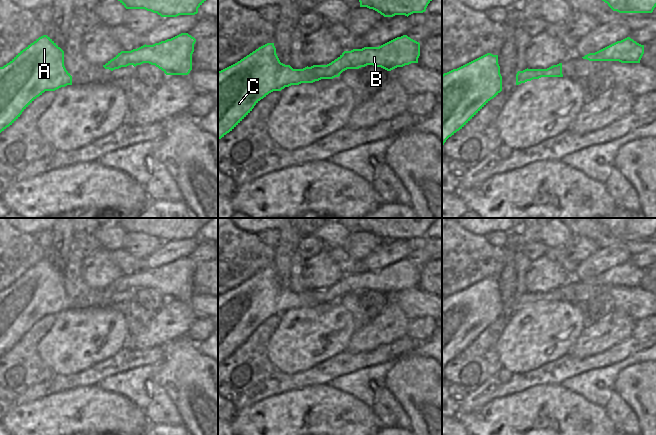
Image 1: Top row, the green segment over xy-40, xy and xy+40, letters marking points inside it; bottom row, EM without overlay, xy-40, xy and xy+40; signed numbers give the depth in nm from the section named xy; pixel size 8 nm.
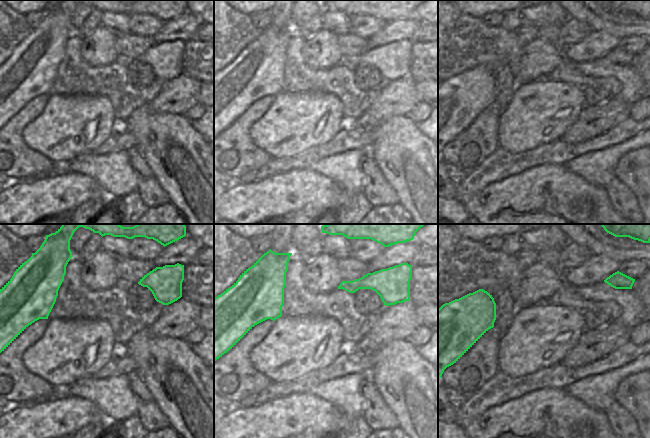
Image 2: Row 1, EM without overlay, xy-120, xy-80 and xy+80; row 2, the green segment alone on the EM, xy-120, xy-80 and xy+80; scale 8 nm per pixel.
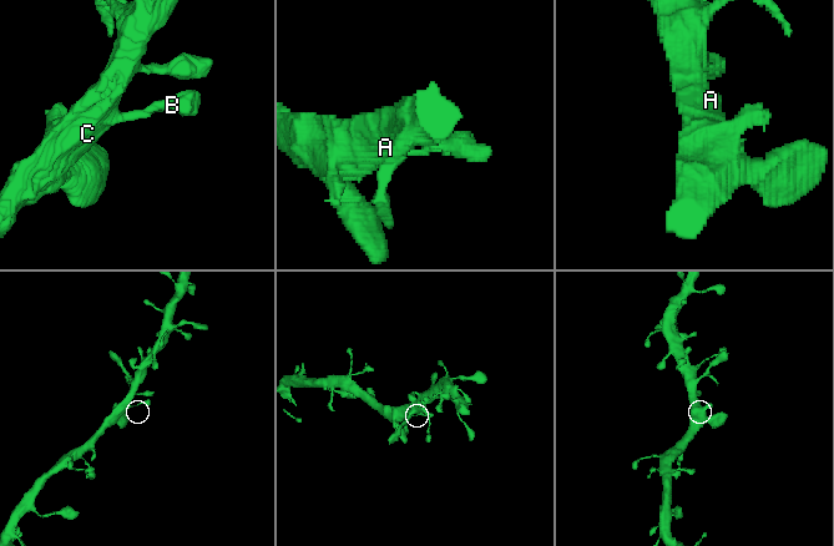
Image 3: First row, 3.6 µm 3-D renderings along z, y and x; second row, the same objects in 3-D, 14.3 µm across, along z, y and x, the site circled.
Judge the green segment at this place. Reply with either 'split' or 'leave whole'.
leave whole

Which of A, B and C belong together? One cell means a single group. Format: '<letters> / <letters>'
A B C

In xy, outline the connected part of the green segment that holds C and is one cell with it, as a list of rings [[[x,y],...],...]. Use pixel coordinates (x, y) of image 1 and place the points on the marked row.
[[[407,35],[379,47],[344,51],[327,65],[293,69],[280,62],[274,43],[267,43],[237,63],[218,71],[218,140],[232,131],[269,93],[291,85],[333,79],[347,69],[367,65],[391,71],[418,63],[420,43]]]

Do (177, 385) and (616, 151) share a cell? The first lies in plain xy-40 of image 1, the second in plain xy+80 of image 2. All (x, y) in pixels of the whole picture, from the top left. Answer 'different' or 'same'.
different

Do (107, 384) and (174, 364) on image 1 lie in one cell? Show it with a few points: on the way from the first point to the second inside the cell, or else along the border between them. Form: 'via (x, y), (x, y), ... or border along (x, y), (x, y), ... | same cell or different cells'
border along (162, 363), (160, 371), (154, 378), (155, 382) | different cells

